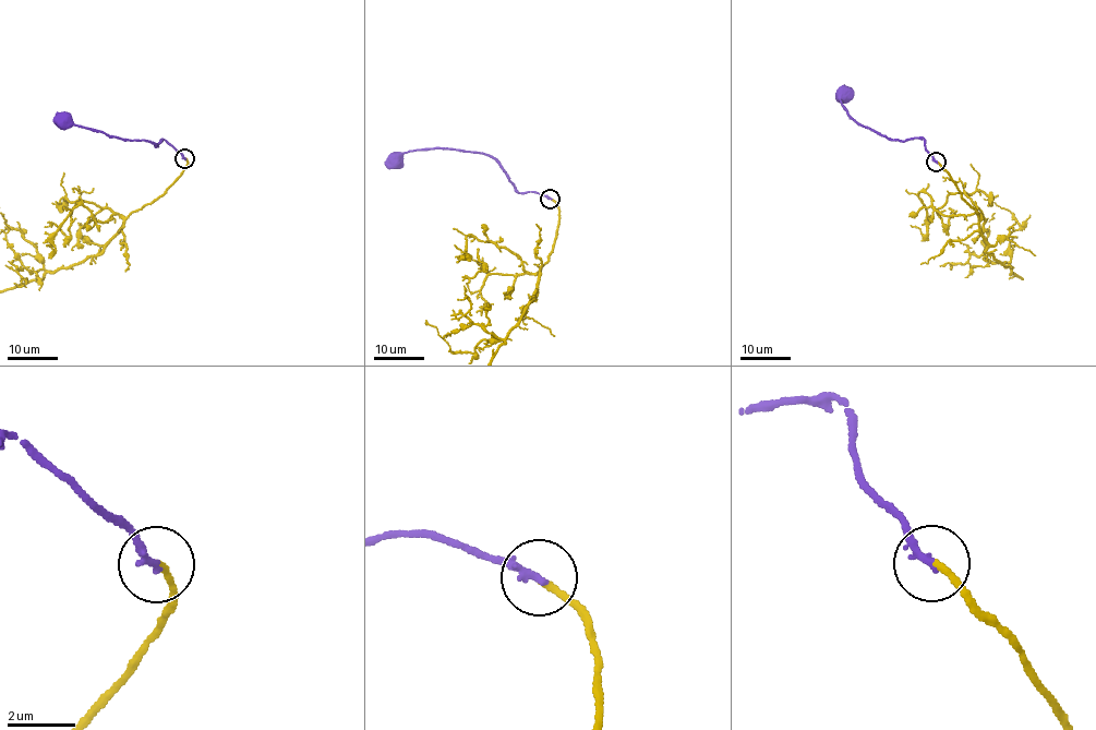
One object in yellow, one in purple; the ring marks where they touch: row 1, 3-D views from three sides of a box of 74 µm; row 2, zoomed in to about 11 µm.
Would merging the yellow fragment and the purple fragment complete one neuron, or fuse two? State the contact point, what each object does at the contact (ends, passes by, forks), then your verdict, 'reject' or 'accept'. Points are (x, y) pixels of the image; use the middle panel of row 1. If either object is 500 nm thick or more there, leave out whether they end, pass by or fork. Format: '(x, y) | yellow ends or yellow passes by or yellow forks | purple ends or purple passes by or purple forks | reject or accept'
(550, 199) | yellow ends | purple ends | accept

